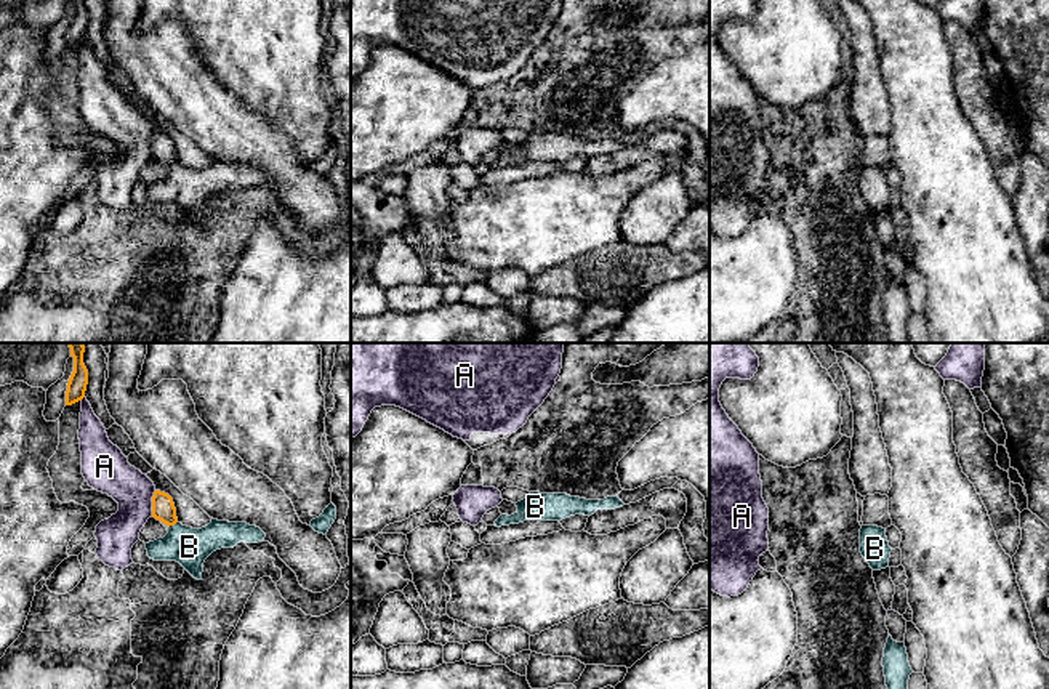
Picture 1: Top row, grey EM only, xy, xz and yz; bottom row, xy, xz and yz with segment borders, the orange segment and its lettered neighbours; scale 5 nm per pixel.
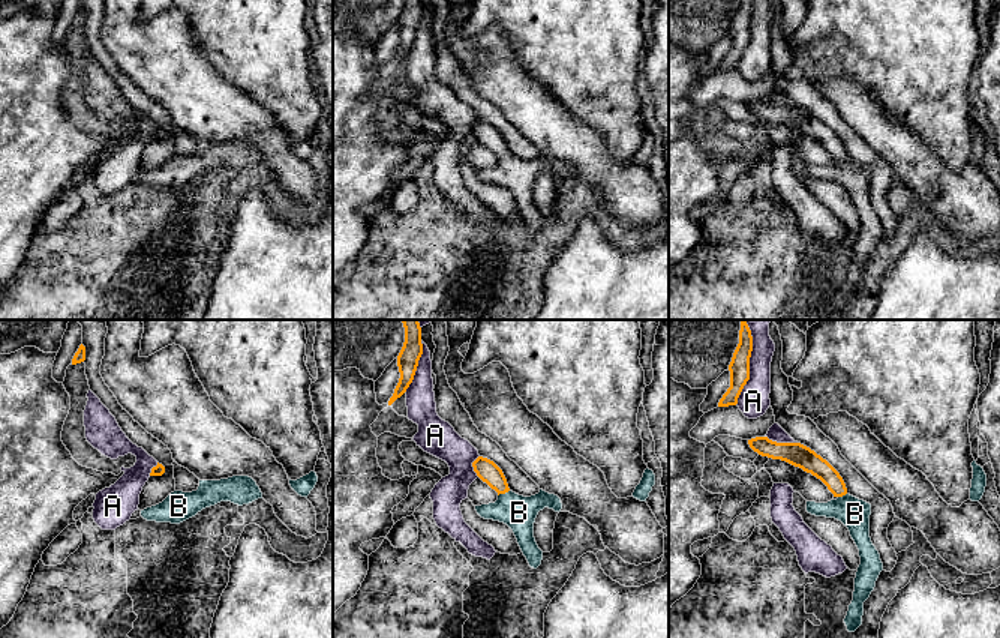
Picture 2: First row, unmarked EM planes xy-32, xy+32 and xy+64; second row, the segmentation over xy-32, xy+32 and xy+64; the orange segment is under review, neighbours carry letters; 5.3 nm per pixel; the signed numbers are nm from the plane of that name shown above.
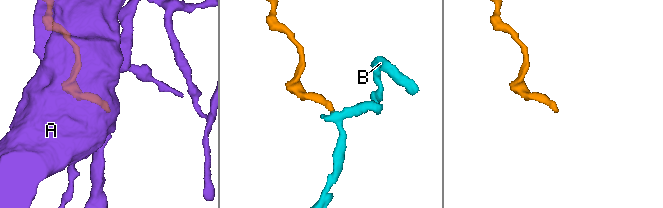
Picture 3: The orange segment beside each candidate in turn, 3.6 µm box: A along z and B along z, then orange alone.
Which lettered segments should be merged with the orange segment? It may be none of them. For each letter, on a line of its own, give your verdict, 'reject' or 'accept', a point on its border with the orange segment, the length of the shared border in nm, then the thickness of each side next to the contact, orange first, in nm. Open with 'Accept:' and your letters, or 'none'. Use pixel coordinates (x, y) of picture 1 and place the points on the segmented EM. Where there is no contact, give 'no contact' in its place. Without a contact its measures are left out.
Accept: B
A: reject | xy (152, 503) | 130 nm | 120/200 nm
B: accept | xy (172, 524) | 60 nm | 120/190 nm

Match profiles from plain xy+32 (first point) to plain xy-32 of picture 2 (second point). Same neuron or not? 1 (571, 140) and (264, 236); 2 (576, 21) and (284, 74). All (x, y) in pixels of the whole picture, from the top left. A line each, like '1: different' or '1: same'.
1: different
2: same

